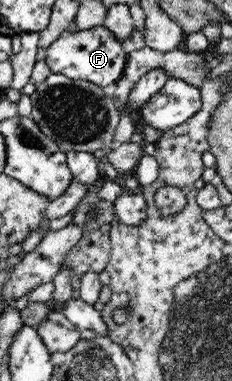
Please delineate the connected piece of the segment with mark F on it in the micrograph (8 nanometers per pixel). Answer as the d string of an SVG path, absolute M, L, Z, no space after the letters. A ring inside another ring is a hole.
M104 26L77 32L65 30L47 47L46 62L54 74L63 74L71 80L87 80L99 87L109 86L119 80L128 60L121 43Z

